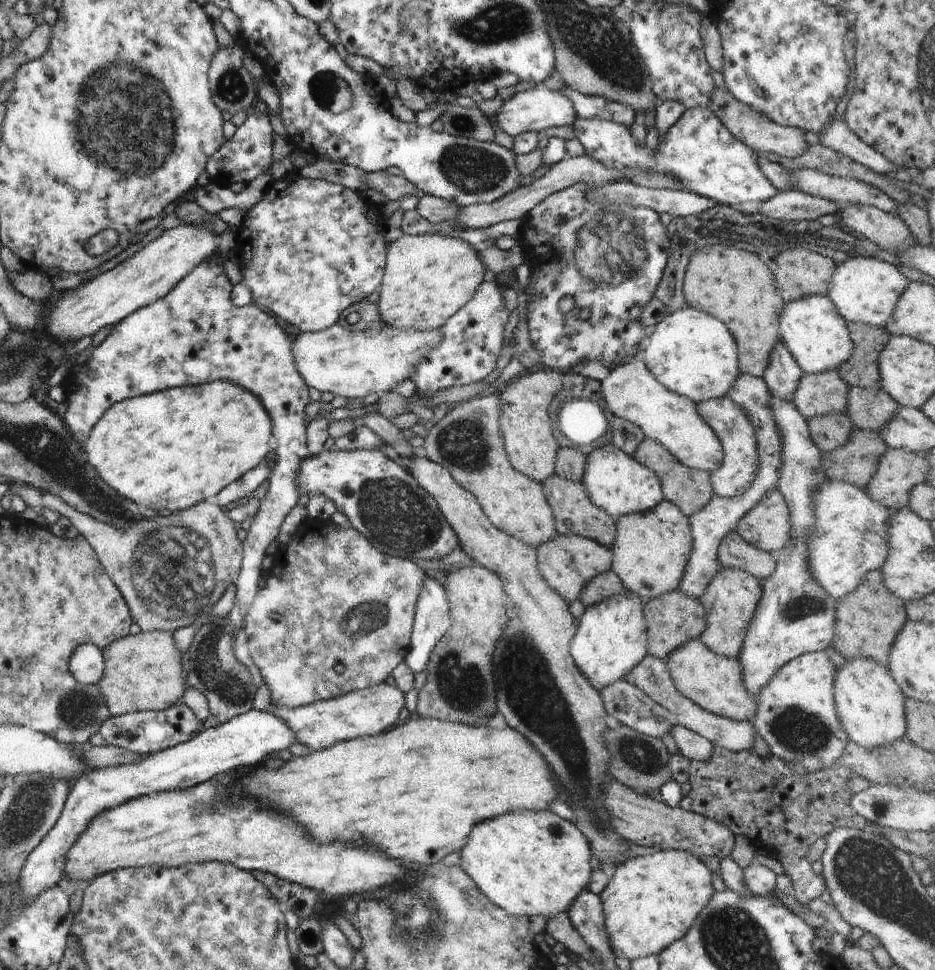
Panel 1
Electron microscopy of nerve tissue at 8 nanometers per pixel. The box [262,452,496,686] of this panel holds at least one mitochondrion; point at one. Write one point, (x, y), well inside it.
(399, 517)

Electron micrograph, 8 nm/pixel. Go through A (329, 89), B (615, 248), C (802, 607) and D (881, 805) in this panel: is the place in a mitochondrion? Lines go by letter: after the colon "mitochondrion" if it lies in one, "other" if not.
A: mitochondrion
B: mitochondrion
C: mitochondrion
D: mitochondrion

